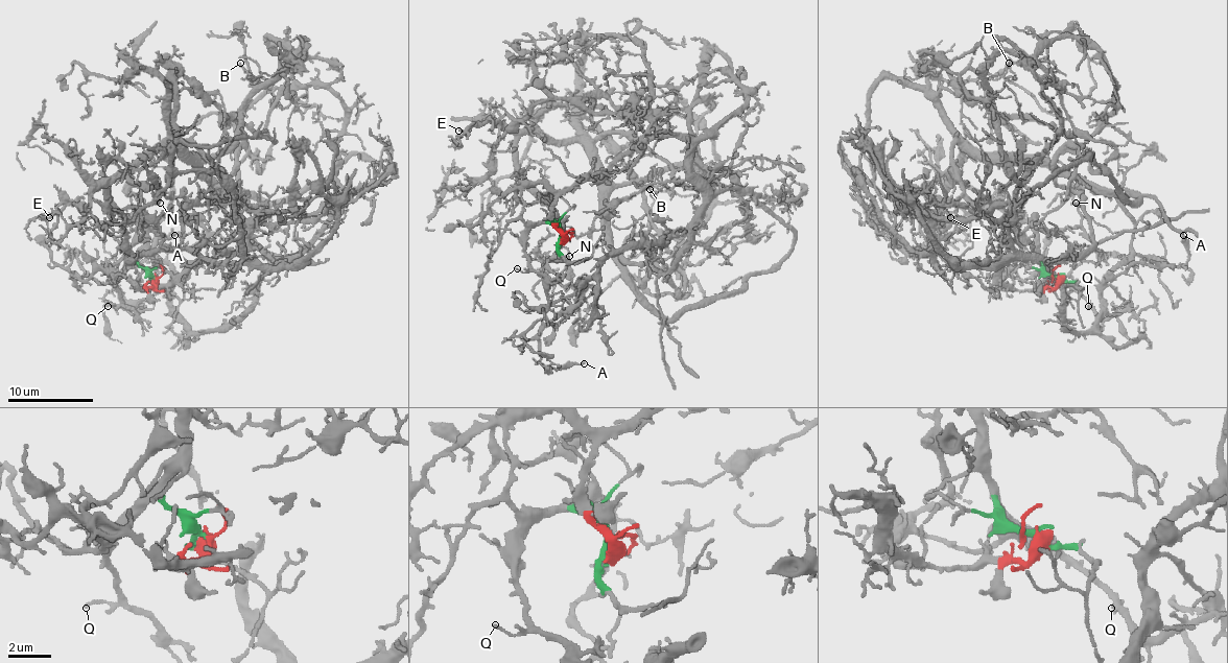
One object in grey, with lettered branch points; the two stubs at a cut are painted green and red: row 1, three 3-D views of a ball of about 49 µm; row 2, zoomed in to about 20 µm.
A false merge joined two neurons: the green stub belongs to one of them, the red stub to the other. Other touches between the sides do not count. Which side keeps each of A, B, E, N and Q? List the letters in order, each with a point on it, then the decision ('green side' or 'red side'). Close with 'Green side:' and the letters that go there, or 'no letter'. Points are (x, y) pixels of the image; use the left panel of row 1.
A: (174, 235) | red side
B: (240, 63) | green side
E: (49, 217) | green side
N: (160, 203) | green side
Q: (108, 306) | green side
Green side: B, E, N, Q

